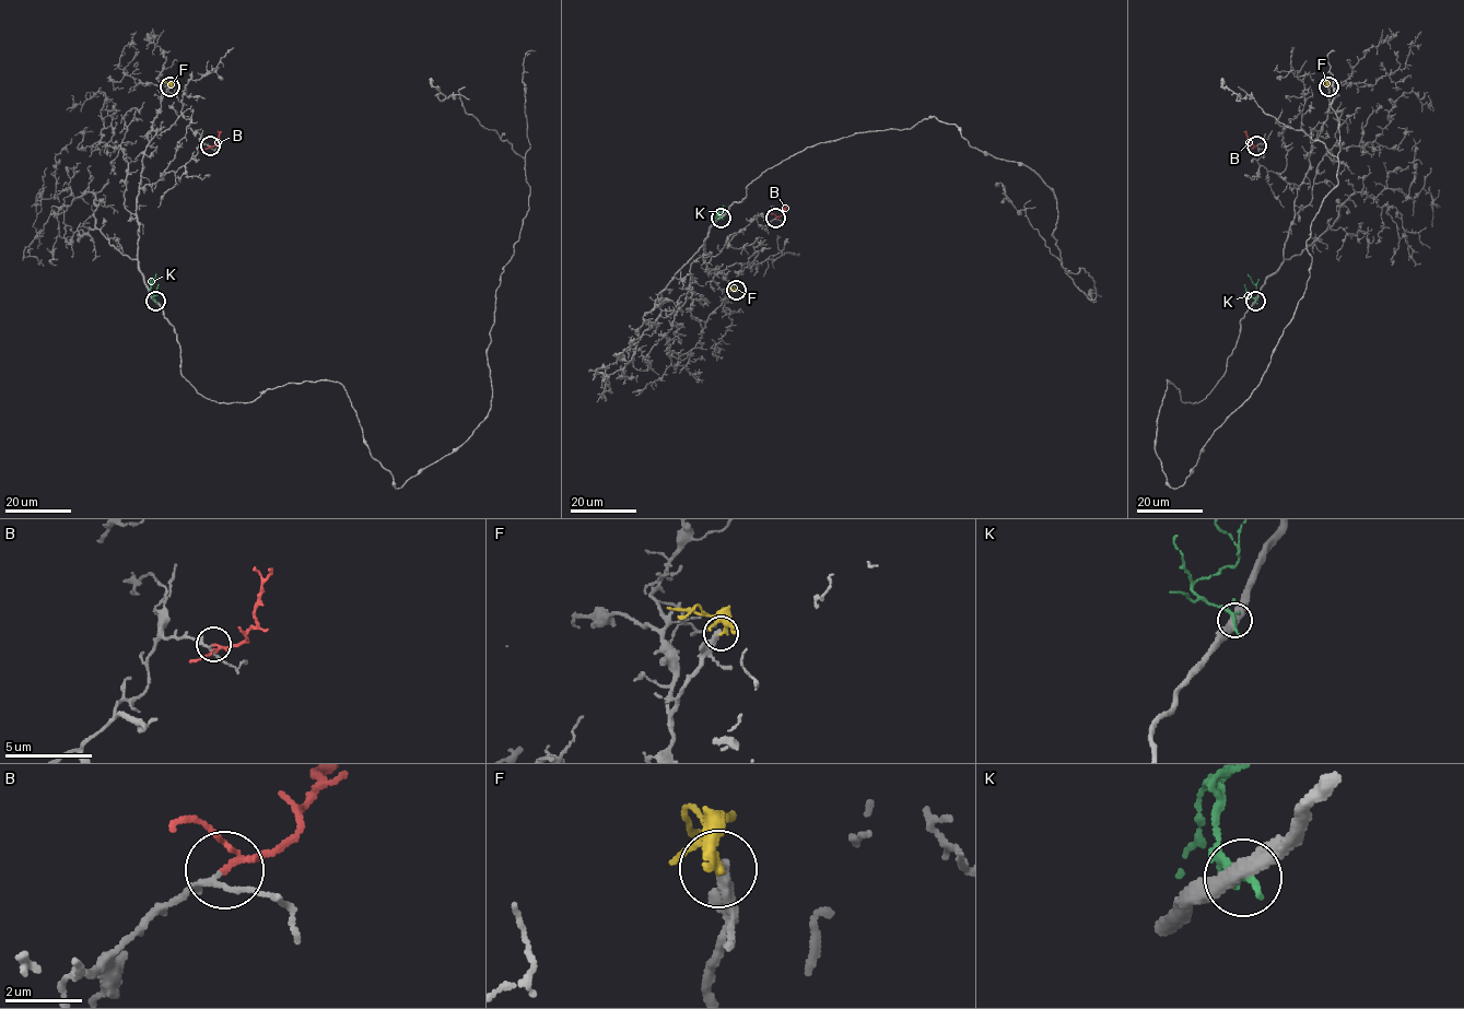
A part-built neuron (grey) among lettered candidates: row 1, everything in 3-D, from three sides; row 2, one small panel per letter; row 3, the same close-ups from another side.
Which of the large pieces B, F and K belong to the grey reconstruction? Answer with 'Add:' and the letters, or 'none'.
Add: B

